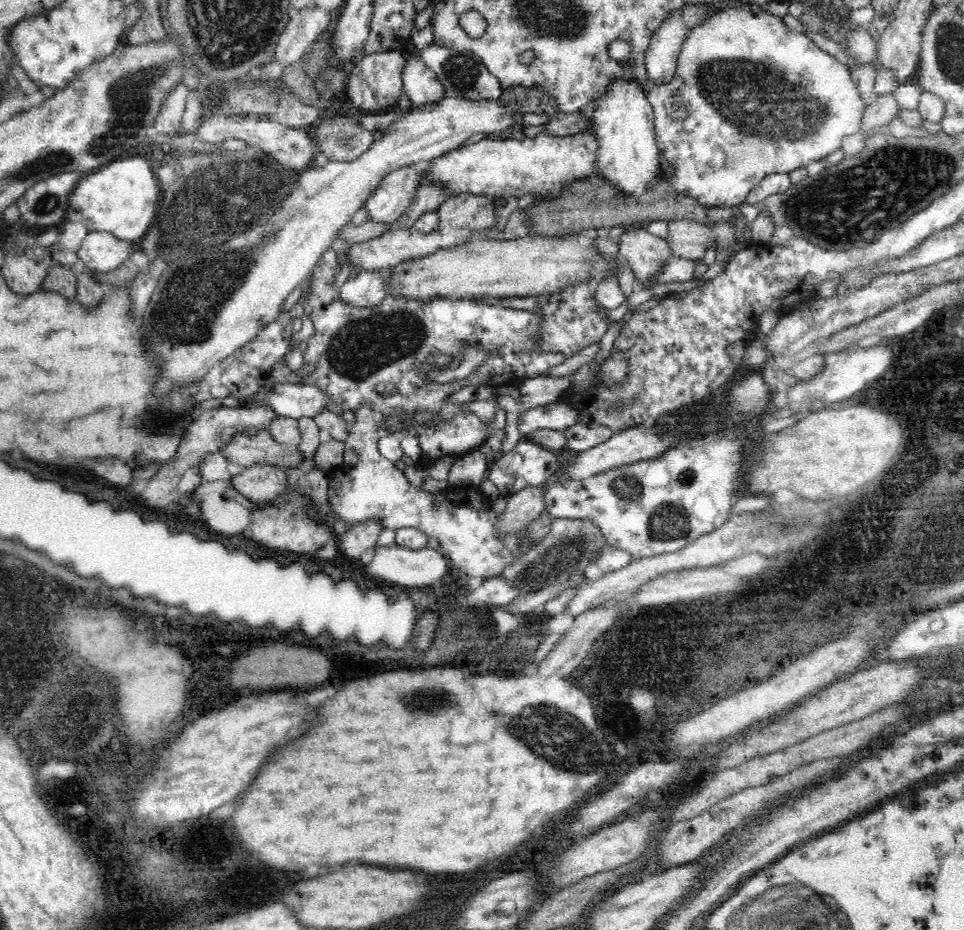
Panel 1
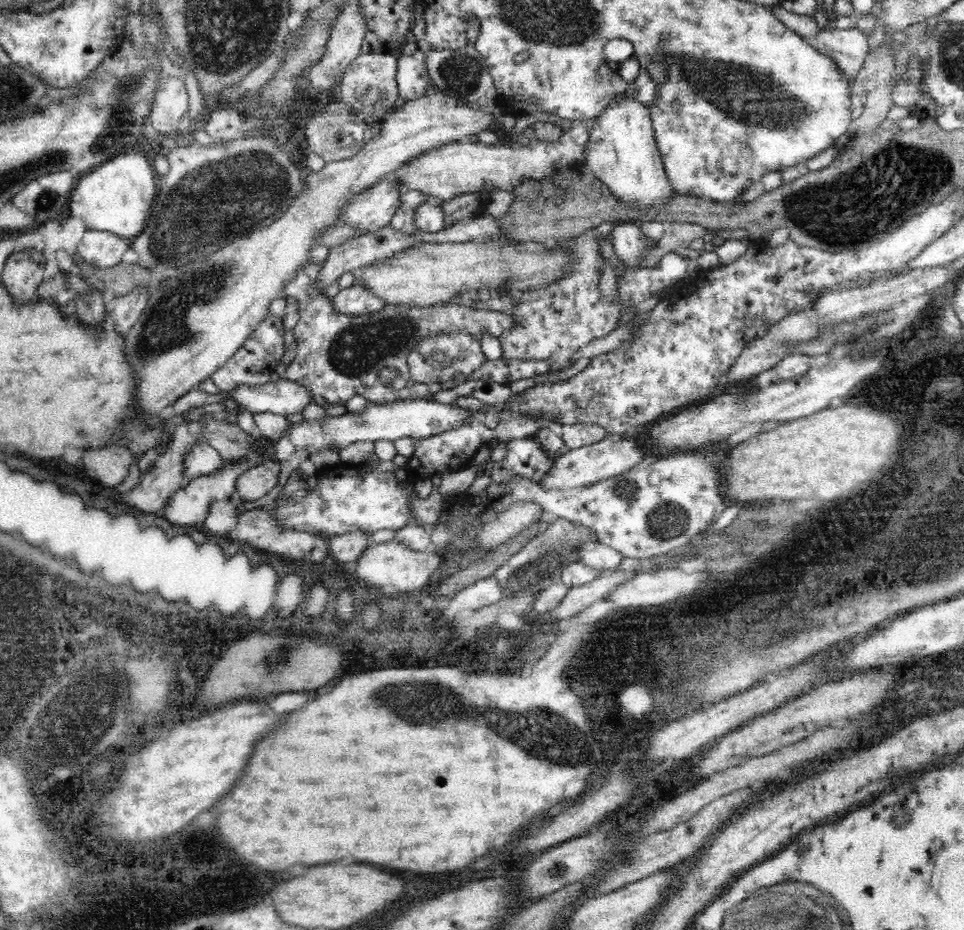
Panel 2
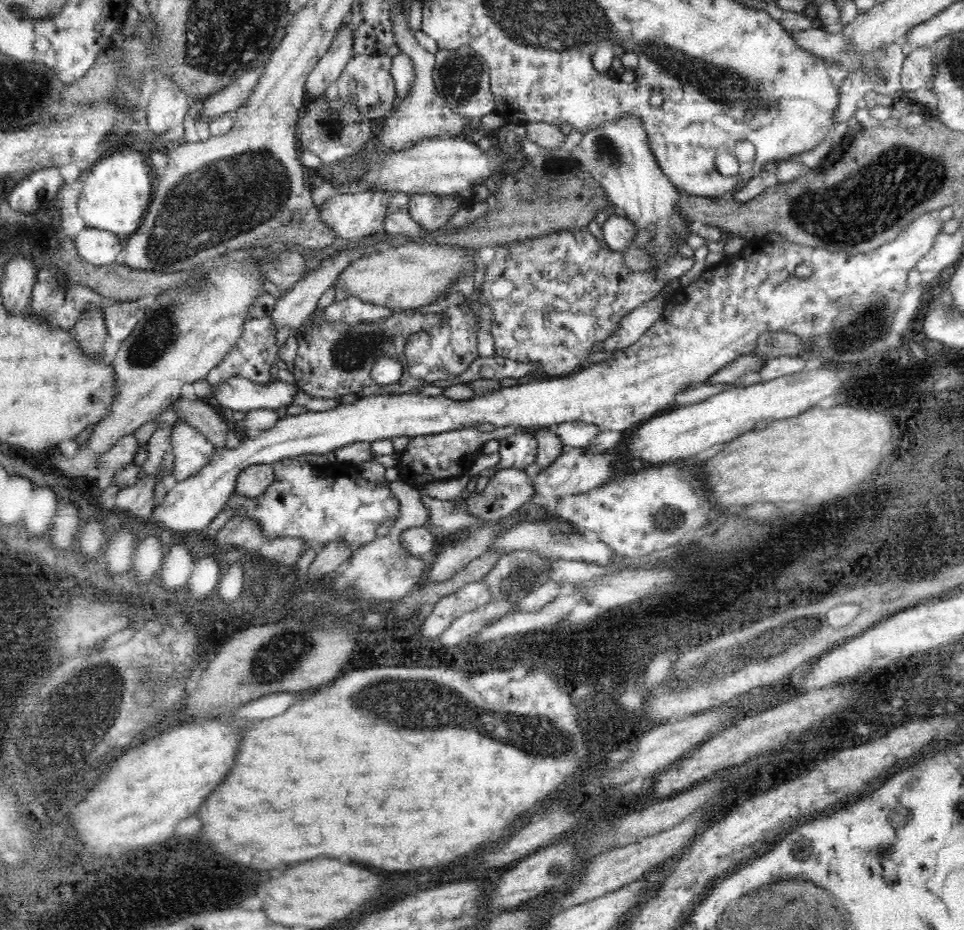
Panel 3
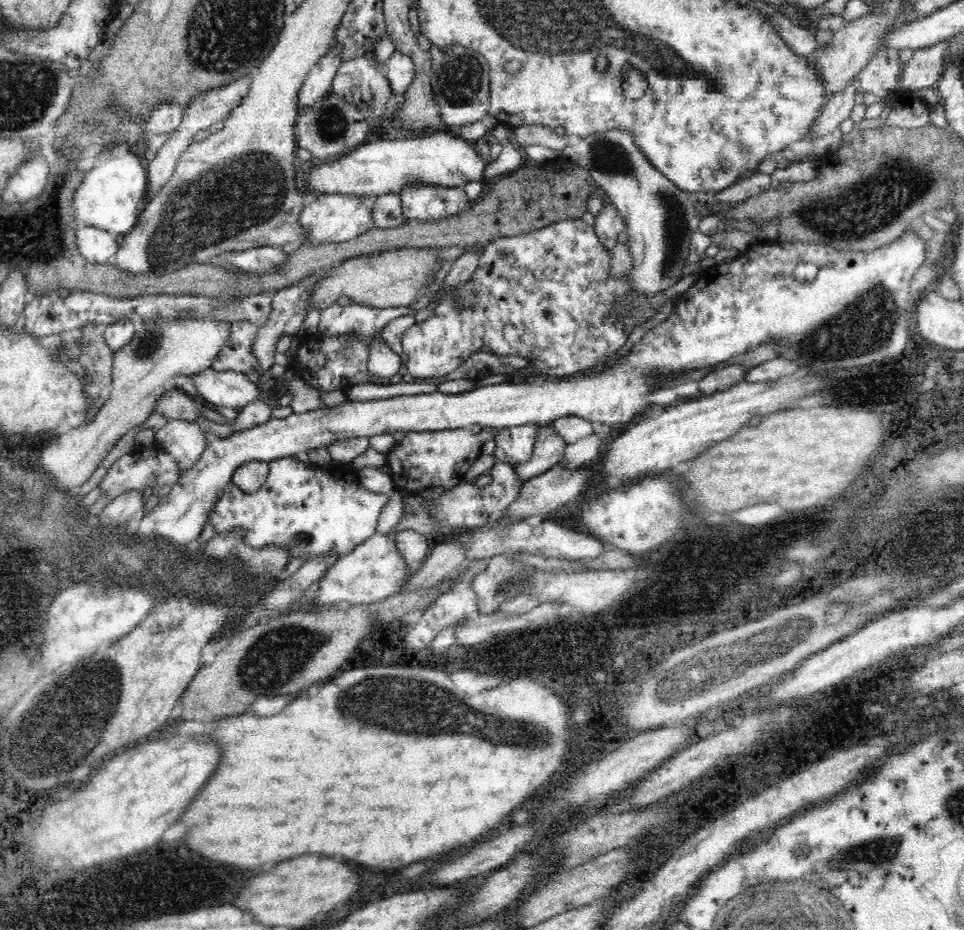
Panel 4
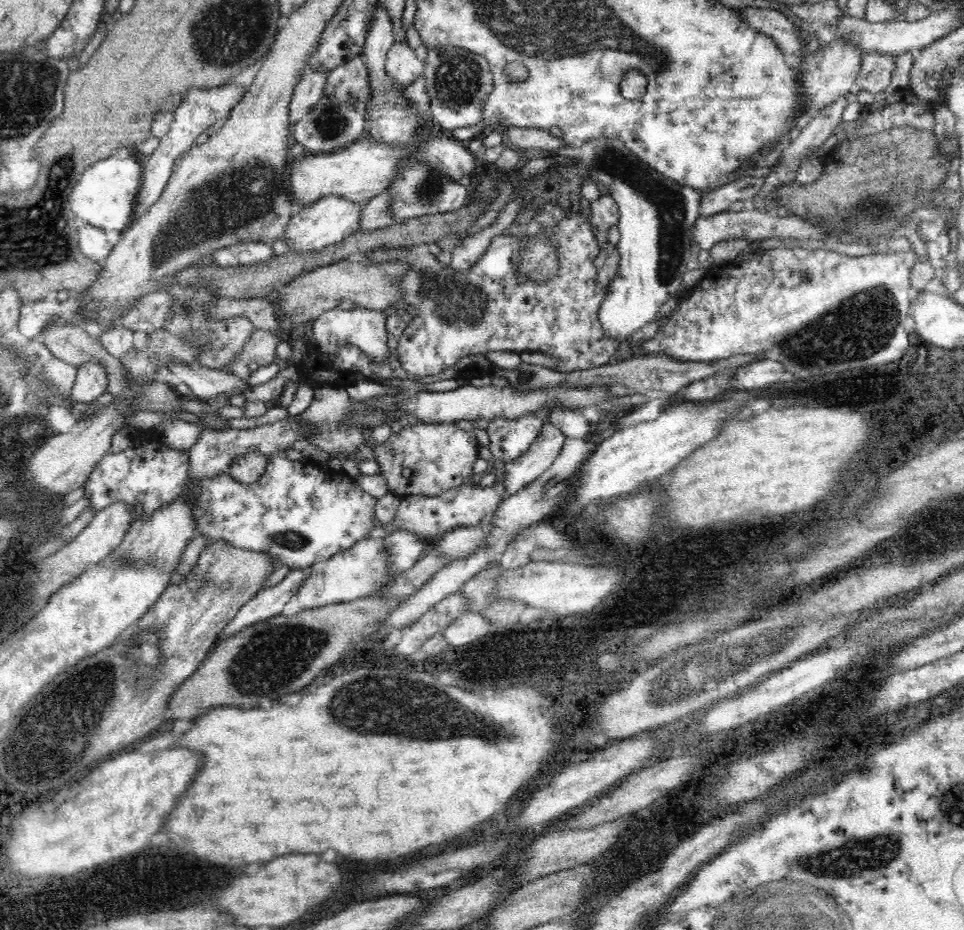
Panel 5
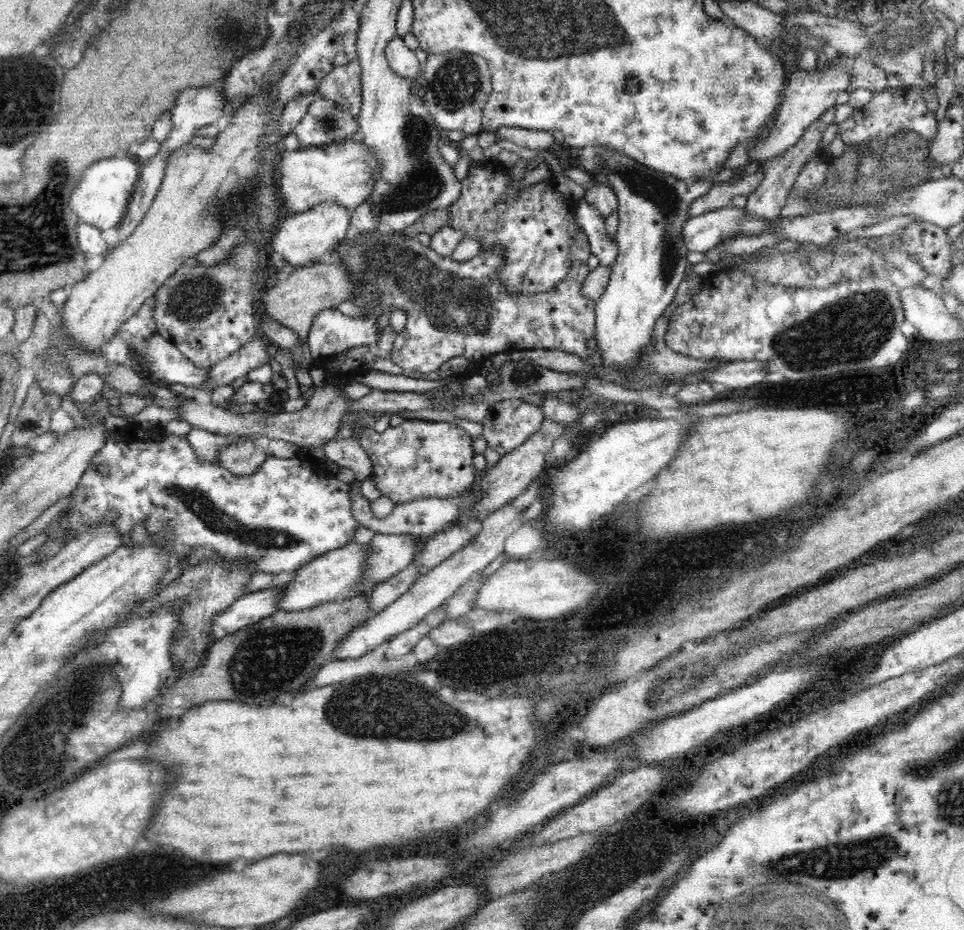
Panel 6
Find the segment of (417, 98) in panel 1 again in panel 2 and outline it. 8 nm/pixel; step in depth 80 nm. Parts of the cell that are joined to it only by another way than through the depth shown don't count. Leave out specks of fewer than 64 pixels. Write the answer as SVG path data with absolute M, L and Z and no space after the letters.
M412 53L410 56L398 54L396 82L399 96L406 100L424 96L427 84L427 78L424 75L424 64L422 64L419 57Z

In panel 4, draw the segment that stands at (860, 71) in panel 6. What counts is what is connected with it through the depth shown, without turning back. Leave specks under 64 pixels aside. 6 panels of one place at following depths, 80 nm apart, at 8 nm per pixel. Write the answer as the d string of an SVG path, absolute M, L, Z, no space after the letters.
M880 48L868 61L866 68L857 76L855 84L858 85L856 88L856 94L862 95L865 92L872 92L880 99L884 99L888 94L892 93L897 89L896 80L898 80L897 73L900 70L900 61L898 58L898 51L896 49Z

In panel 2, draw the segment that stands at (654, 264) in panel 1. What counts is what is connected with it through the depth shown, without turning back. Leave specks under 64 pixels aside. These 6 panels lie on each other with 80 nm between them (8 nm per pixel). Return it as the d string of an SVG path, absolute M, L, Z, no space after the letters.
M614 222L607 235L618 258L633 267L638 267L640 258L649 250L638 222Z

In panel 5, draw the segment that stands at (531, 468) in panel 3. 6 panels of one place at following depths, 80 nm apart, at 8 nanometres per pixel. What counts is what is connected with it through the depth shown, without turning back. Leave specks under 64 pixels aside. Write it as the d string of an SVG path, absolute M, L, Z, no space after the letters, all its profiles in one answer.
M546 420L541 426L541 431L534 442L528 446L528 450L514 458L514 460L502 461L502 470L496 473L494 485L500 487L500 497L506 500L516 494L520 489L529 485L544 470L548 470L565 444L567 436L554 424Z

